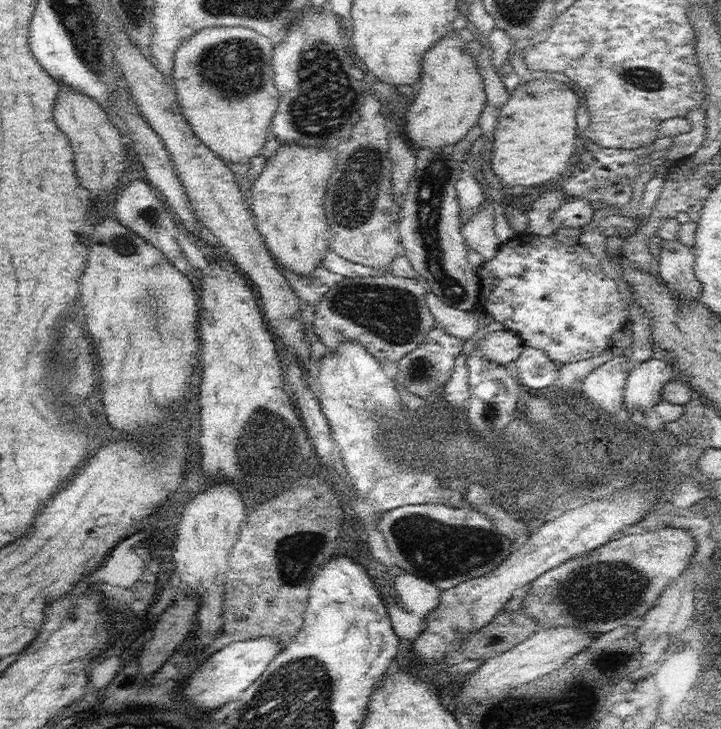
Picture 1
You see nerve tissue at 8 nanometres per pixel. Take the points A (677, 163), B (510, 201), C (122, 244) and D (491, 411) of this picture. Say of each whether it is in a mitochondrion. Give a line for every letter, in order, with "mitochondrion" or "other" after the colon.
A: other
B: other
C: mitochondrion
D: mitochondrion

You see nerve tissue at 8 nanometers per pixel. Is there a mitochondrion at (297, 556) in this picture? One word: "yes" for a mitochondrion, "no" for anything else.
yes

